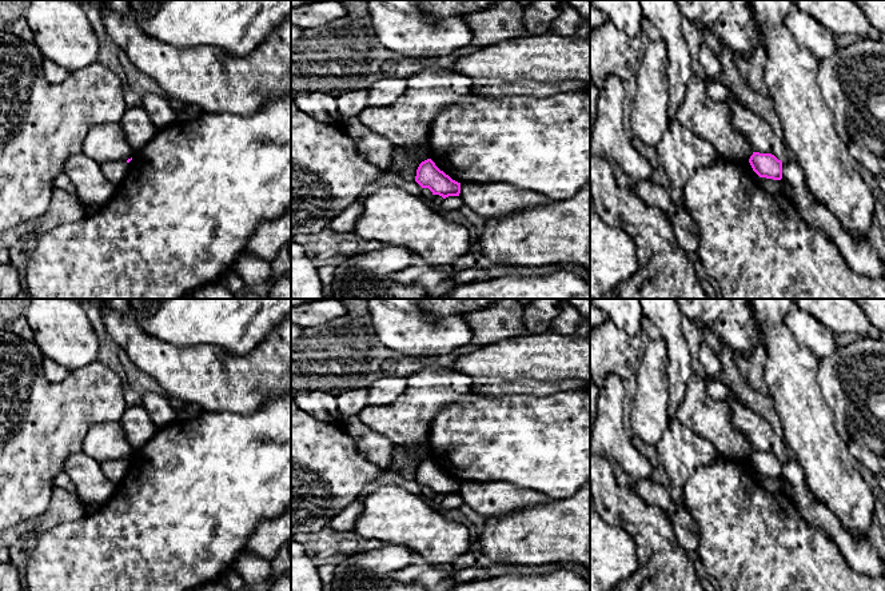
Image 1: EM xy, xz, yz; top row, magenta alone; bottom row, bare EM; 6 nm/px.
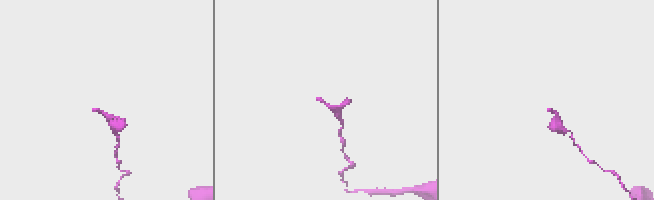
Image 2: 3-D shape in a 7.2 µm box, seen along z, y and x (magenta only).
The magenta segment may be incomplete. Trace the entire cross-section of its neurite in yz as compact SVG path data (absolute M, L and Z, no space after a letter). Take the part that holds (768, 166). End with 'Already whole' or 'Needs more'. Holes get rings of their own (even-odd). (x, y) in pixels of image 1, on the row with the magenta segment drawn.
M753 152L749 159L753 171L760 177L781 180L782 179L782 161L772 153Z. Already whole

